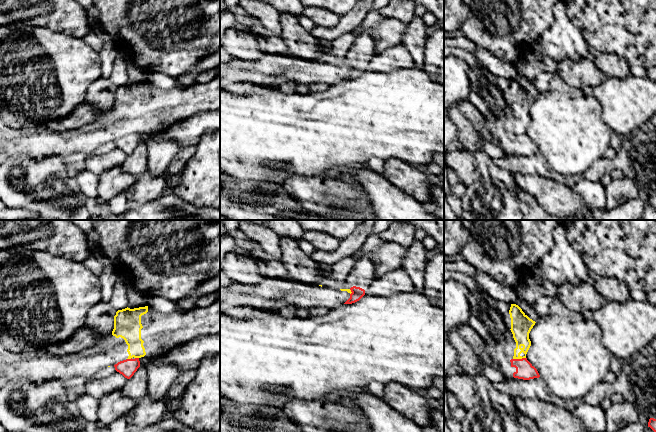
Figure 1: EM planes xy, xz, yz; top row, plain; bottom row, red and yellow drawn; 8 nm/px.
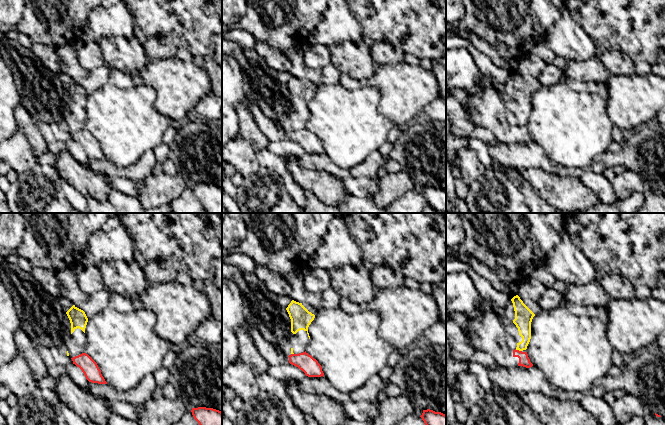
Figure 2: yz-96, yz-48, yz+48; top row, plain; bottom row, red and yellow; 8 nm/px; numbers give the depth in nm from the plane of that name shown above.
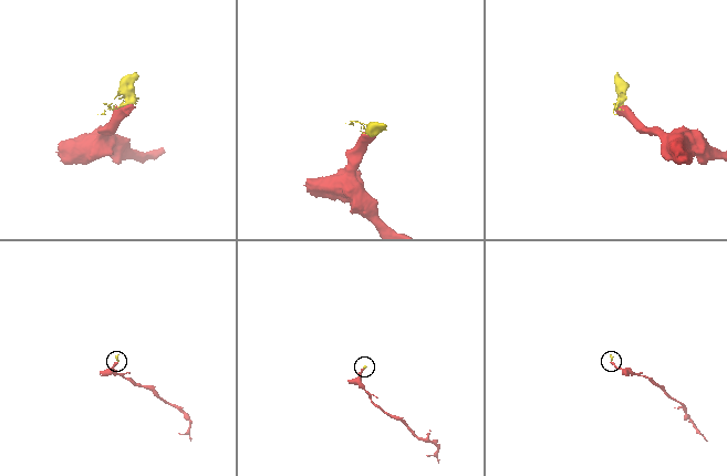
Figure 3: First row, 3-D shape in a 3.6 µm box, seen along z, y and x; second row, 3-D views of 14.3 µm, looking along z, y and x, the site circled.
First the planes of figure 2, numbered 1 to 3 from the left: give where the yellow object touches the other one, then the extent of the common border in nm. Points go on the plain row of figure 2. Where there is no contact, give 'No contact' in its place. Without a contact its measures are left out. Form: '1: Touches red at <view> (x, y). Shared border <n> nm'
1: No contact
2: Touches red at yz-48 (292, 130). Shared border 30 nm
3: Touches red at yz+48 (518, 126). Shared border 60 nm

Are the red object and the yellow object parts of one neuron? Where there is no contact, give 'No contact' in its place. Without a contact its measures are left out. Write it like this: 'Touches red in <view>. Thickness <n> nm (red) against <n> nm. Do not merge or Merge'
Touches red in yz. Thickness 140 nm (red) against 160 nm. Do not merge

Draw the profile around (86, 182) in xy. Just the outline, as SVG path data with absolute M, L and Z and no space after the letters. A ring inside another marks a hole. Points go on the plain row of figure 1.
M85 170L79 172L74 178L76 183L76 192L86 197L95 199L99 196L98 193L98 176L94 173Z

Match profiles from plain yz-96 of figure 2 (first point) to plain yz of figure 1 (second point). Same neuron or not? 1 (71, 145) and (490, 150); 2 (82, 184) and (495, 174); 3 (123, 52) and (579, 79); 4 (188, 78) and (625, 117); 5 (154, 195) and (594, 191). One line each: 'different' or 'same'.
1: same
2: different
3: same
4: same
5: different

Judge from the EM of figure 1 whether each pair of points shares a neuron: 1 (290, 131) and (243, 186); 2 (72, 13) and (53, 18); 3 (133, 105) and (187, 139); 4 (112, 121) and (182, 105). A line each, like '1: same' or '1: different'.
1: different
2: same
3: different
4: same

